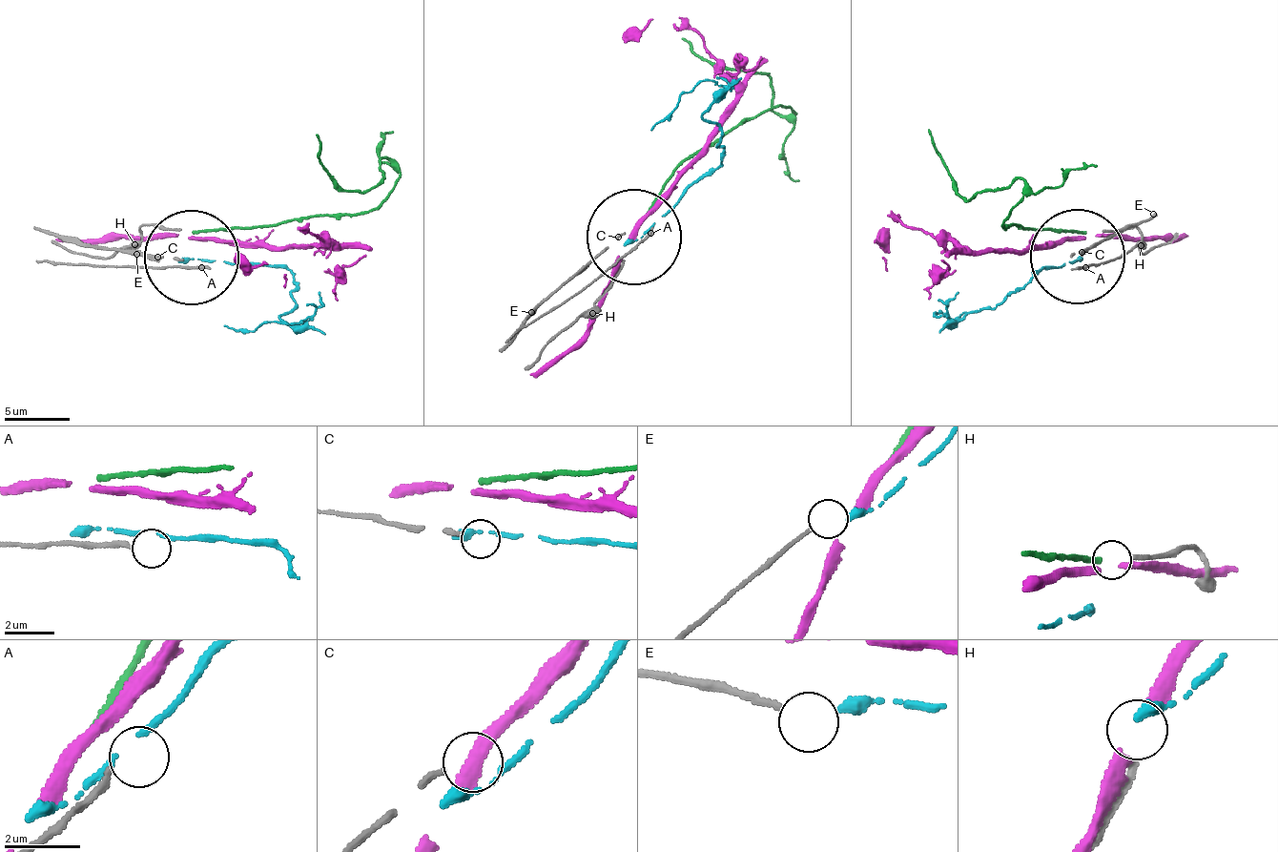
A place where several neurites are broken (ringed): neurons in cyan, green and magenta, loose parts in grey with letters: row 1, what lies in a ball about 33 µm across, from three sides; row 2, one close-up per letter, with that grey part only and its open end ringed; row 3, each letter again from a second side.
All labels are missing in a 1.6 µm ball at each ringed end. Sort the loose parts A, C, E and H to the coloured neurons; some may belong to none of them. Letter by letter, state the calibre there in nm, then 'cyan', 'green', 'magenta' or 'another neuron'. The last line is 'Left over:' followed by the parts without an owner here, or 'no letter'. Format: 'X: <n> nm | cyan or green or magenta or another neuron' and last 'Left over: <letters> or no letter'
A: 190 nm | another neuron
C: 160 nm | another neuron
E: 140 nm | cyan
H: 180 nm | green
Left over: A, C

